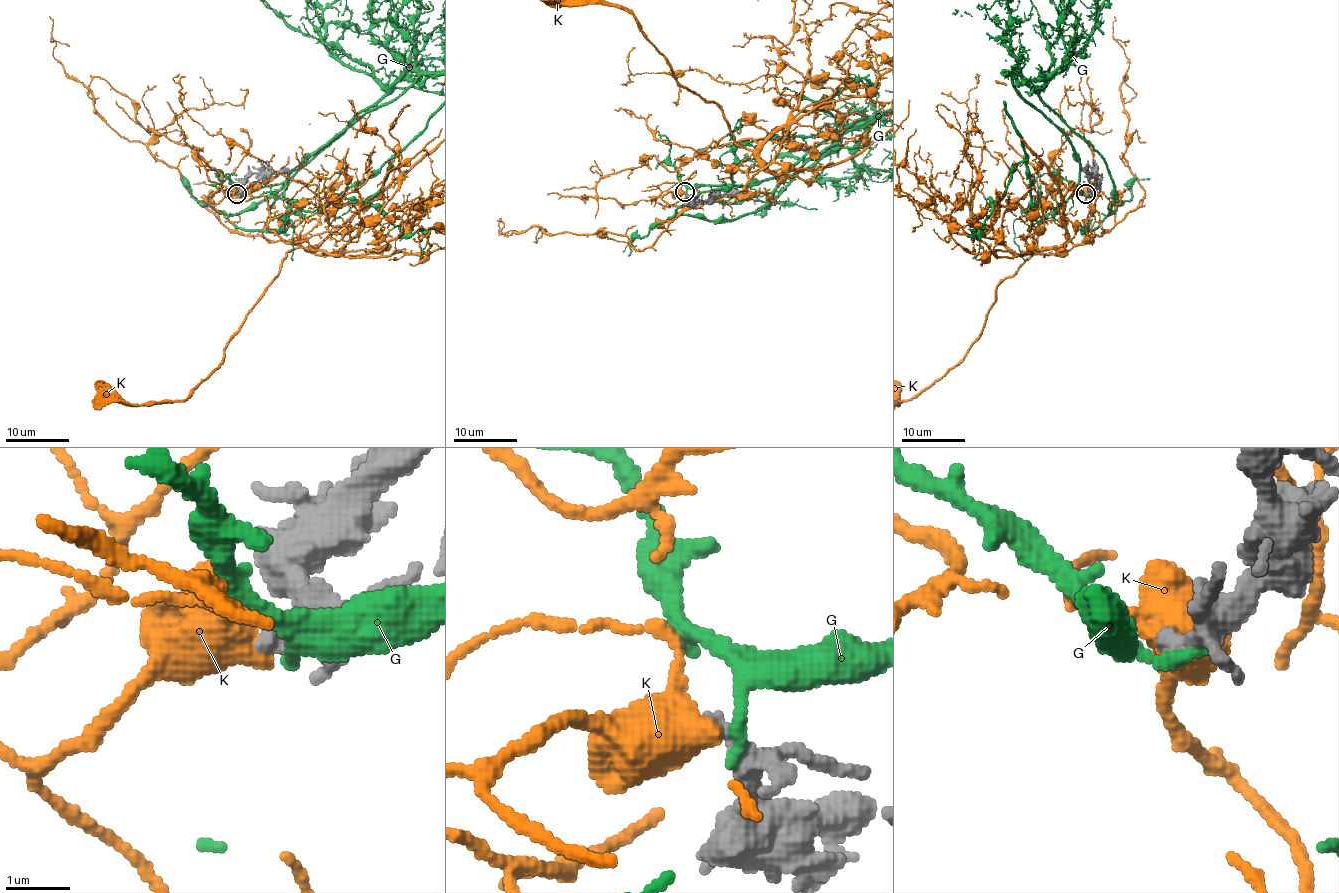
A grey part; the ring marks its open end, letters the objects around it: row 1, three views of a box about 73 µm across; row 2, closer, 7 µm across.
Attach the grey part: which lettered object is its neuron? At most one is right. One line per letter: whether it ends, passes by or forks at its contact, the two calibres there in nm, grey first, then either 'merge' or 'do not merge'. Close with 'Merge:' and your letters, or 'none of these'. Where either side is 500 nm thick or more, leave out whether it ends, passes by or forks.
G: it ends there; 300 nm thick on the grey side, 190 nm on the other; do not merge
K: it passes by; 220 nm thick on the grey side, 420 nm on the other; do not merge
Merge: none of these

